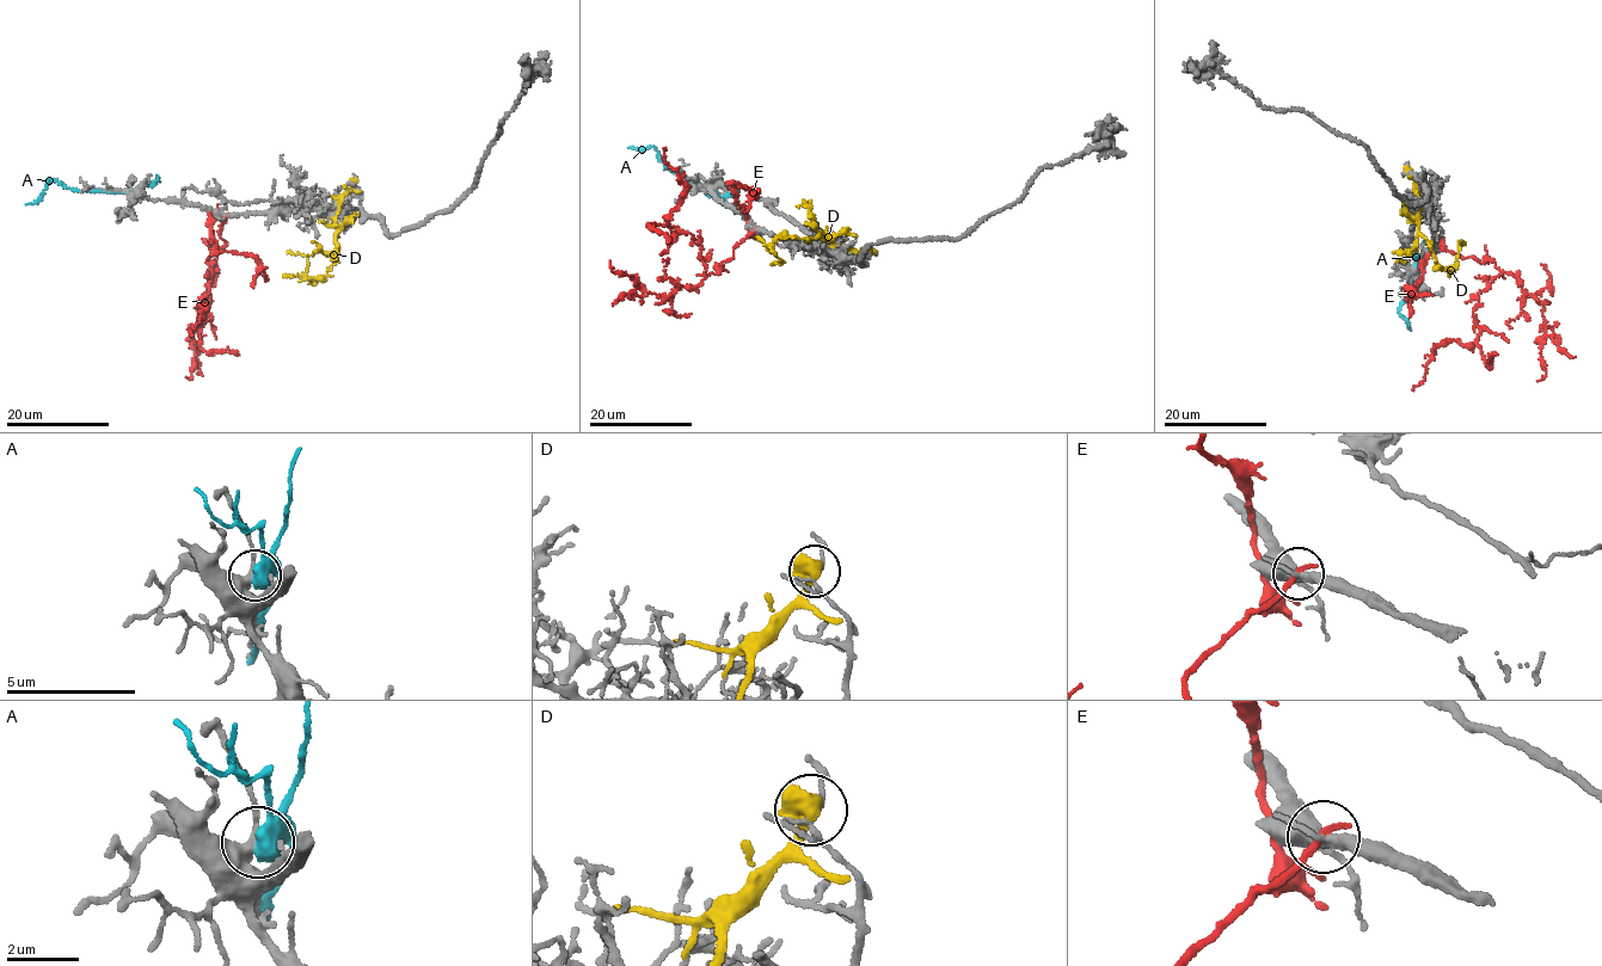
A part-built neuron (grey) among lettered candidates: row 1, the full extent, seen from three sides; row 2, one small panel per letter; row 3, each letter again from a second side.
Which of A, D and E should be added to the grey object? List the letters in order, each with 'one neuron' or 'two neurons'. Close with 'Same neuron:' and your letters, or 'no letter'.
A: two neurons
D: two neurons
E: two neurons
Same neuron: no letter

